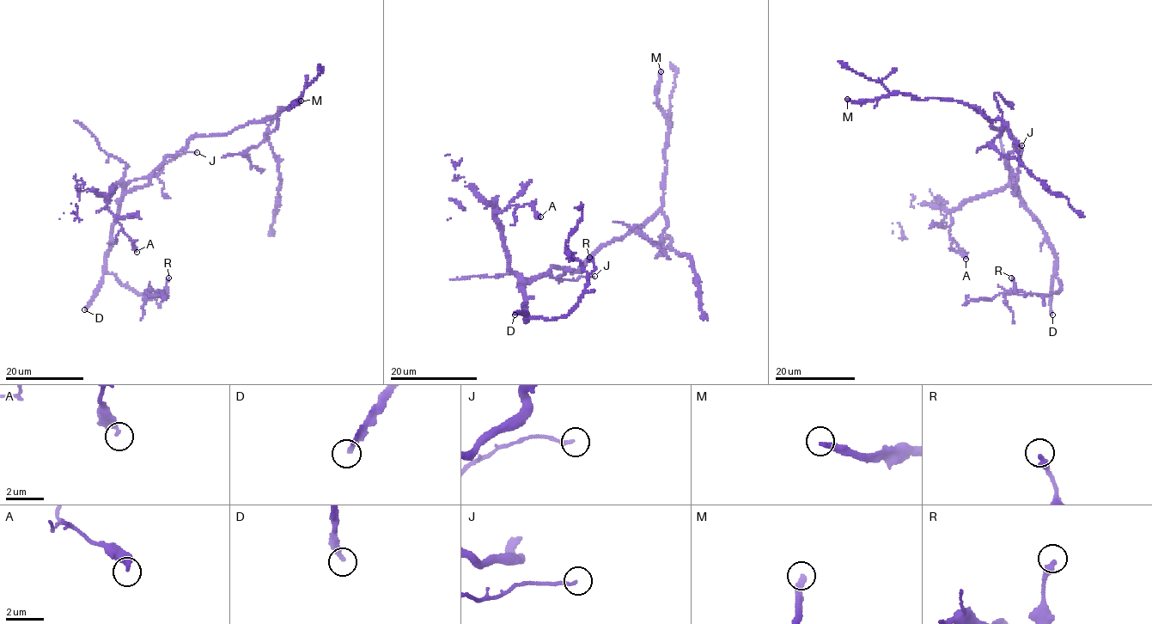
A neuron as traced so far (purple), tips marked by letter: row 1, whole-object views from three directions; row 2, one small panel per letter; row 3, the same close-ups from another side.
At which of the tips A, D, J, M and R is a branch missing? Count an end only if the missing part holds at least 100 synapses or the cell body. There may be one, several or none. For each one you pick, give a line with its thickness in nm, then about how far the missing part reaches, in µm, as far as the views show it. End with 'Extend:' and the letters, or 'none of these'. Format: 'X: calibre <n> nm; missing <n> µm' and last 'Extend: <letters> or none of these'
D: calibre 240 nm; missing 90 µm
M: calibre 280 nm; missing 110 µm
Extend: D, M

